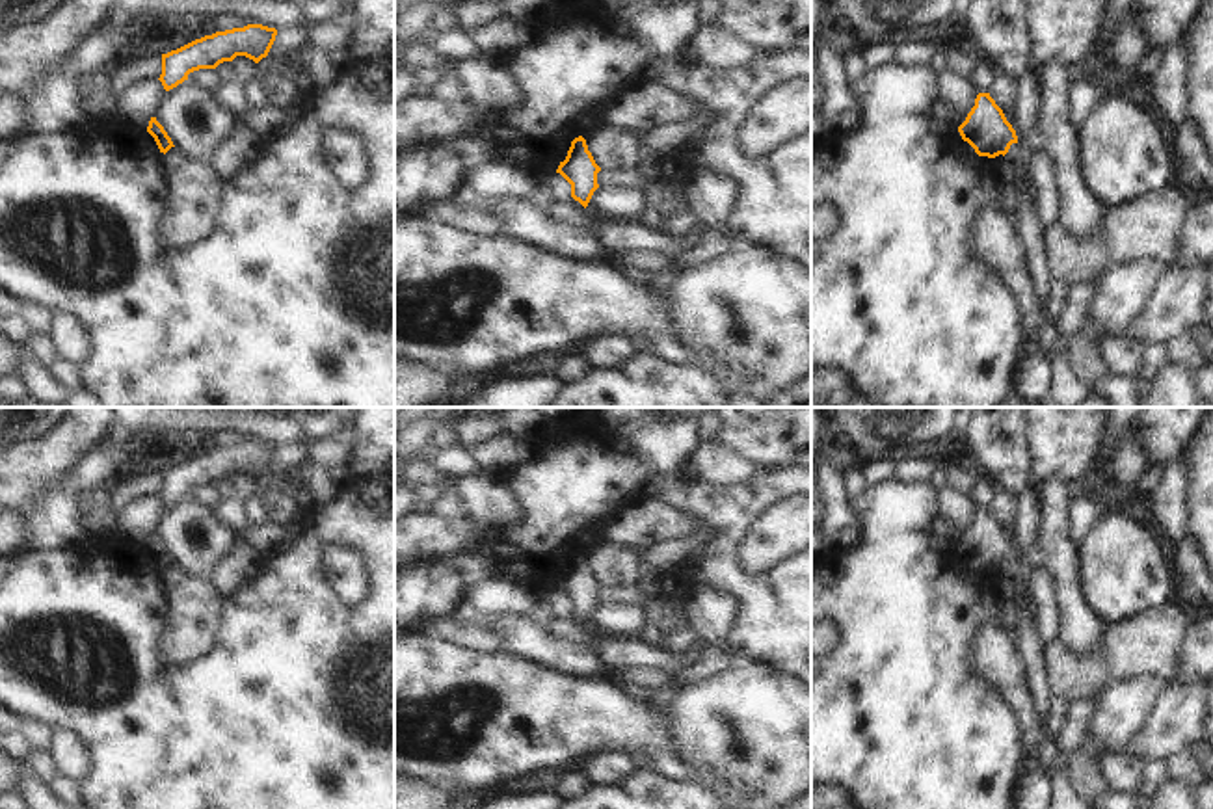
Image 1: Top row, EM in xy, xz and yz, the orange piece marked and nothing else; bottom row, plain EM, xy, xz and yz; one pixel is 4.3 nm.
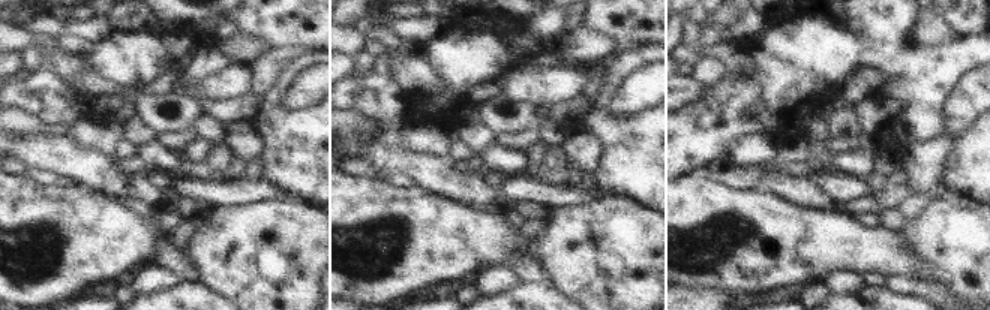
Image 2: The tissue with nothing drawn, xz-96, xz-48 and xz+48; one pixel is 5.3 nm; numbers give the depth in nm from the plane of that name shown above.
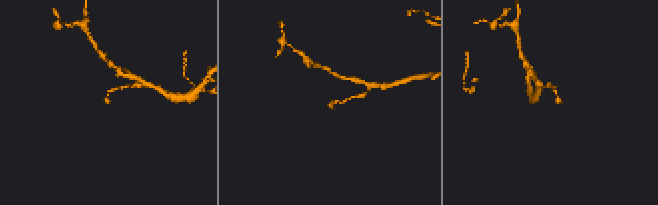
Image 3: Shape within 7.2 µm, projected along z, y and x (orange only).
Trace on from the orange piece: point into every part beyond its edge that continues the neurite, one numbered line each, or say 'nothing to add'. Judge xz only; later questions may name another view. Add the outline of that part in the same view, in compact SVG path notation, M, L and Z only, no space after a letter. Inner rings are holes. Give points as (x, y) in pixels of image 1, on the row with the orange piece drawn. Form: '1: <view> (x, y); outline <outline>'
nothing to add

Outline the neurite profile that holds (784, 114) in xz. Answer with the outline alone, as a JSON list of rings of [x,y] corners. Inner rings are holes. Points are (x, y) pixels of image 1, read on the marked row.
[[[794,80],[770,91],[742,130],[748,154],[765,158],[811,132],[811,80]]]

